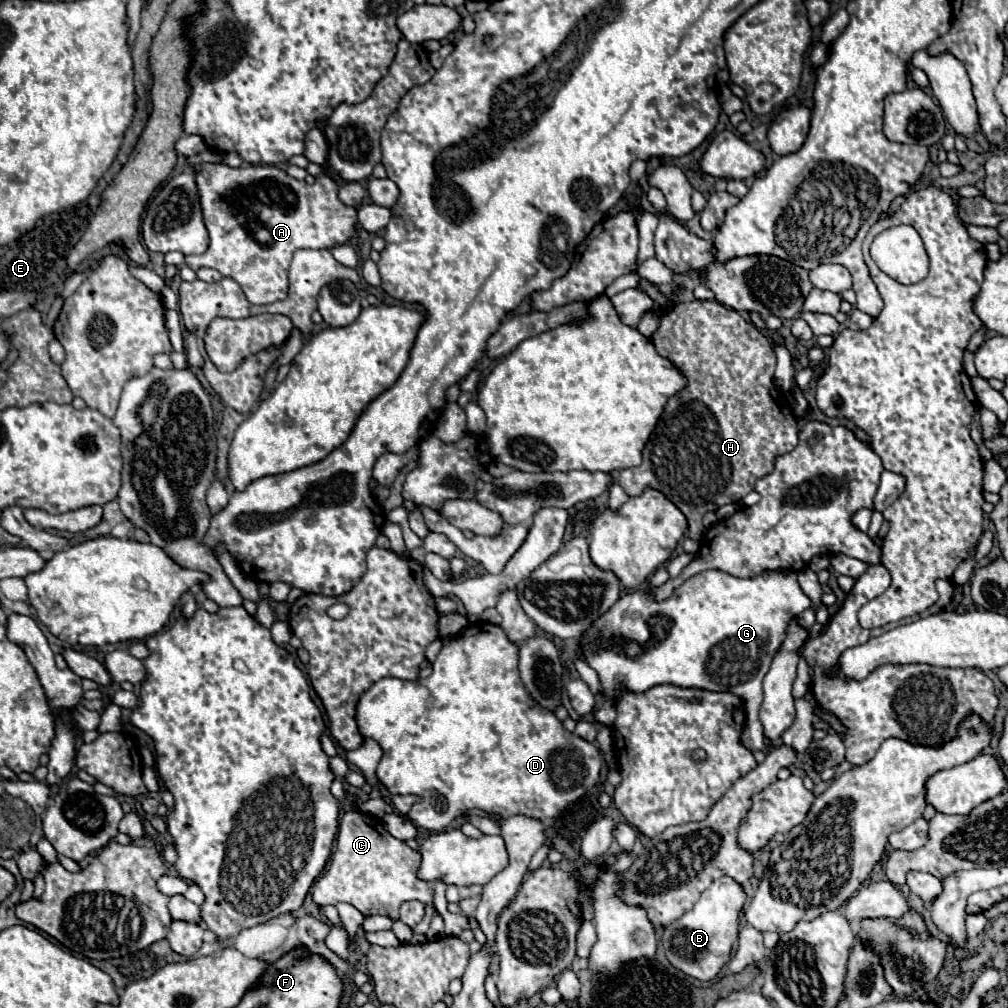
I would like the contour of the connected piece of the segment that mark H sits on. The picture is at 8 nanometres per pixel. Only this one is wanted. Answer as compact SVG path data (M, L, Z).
M717 300L677 304L661 316L661 326L651 336L651 342L663 358L671 360L675 368L683 372L687 386L669 400L667 412L661 414L649 442L643 448L641 466L621 470L617 484L621 484L629 496L639 496L647 486L661 490L687 516L689 538L703 540L703 514L717 510L723 504L741 502L759 478L773 472L775 458L797 446L797 418L791 404L787 400L783 402L781 392L773 384L773 344L737 310L727 308Z

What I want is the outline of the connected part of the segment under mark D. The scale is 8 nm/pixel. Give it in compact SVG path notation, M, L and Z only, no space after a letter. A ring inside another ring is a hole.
M473 622L469 624L465 630L461 630L457 636L451 638L451 642L443 644L441 652L437 654L437 660L433 662L433 672L429 678L425 680L399 680L399 678L383 678L377 680L375 684L371 684L371 688L359 698L357 704L357 724L359 724L359 732L363 734L363 738L373 738L381 750L383 750L383 758L379 760L377 766L377 778L379 782L391 792L391 794L415 794L419 796L419 802L415 802L409 810L409 820L419 824L425 830L431 832L441 832L443 828L447 828L451 824L453 818L457 818L459 814L463 814L469 808L479 808L487 814L497 814L501 818L509 818L515 814L525 814L525 816L533 816L533 818L555 818L557 814L561 814L571 802L579 800L585 794L585 776L587 776L587 752L593 752L593 744L585 742L583 738L571 734L569 730L565 730L565 726L561 724L561 720L557 720L555 714L545 712L543 708L539 708L539 704L535 704L535 700L531 700L531 696L527 694L527 690L521 684L519 678L519 670L517 670L517 662L519 662L519 648L505 636L505 632L497 626L497 624L489 624L489 622ZM431 792L439 792L441 796L445 796L447 800L447 808L445 810L435 810L433 808L433 800L431 800Z

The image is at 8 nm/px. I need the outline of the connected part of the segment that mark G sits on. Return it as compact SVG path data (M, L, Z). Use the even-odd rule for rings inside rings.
M707 570L683 582L667 600L661 602L655 600L655 594L649 590L649 586L625 592L603 616L599 616L599 620L595 620L595 624L591 624L591 628L587 628L587 632L583 632L579 638L579 652L585 662L599 674L603 692L611 700L619 698L625 690L641 694L657 684L701 688L711 692L733 692L745 702L747 708L747 722L741 734L743 746L751 752L765 750L767 742L759 720L759 706L763 700L761 682L785 638L789 620L807 608L817 608L817 622L827 624L827 606L817 606L803 594L795 572L775 570L745 580L719 570Z

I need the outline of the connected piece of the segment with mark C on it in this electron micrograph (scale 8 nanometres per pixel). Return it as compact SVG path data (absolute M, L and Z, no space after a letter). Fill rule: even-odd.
M349 810L341 818L339 834L337 834L337 848L331 856L331 862L329 862L327 870L315 882L313 900L319 906L327 906L327 904L335 906L337 902L349 902L365 916L381 914L381 916L389 916L391 920L397 920L399 918L399 906L403 902L407 902L407 900L419 900L425 904L433 902L435 892L433 892L431 884L417 878L419 864L421 864L421 854L417 850L411 850L405 842L393 838L387 832L387 828L383 828L383 820L379 820L371 814L363 814L359 810Z

